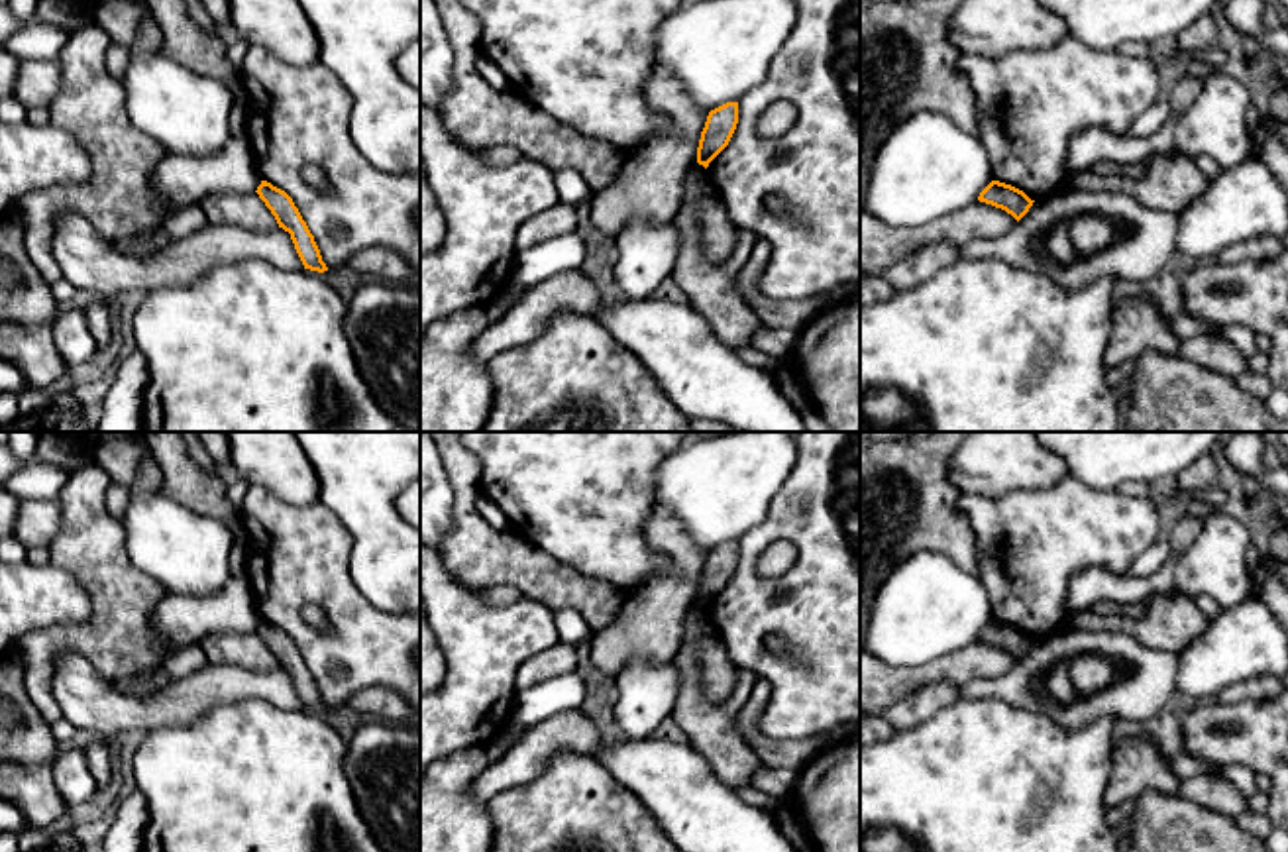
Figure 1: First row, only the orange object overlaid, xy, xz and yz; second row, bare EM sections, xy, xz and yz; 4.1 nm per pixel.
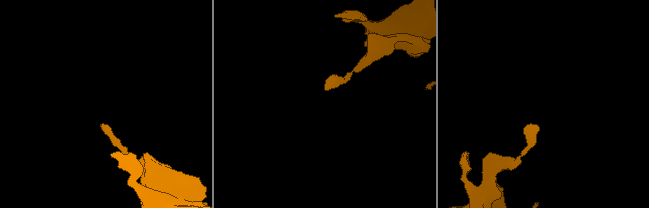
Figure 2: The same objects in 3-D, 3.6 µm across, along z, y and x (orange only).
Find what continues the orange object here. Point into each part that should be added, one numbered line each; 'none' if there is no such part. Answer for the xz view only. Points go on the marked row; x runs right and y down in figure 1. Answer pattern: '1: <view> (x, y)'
none

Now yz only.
none

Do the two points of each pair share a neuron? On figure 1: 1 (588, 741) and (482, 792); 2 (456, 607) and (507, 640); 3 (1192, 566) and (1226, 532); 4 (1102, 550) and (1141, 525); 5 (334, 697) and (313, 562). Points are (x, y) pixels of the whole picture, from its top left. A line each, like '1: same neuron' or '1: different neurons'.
1: same neuron
2: same neuron
3: same neuron
4: same neuron
5: same neuron

